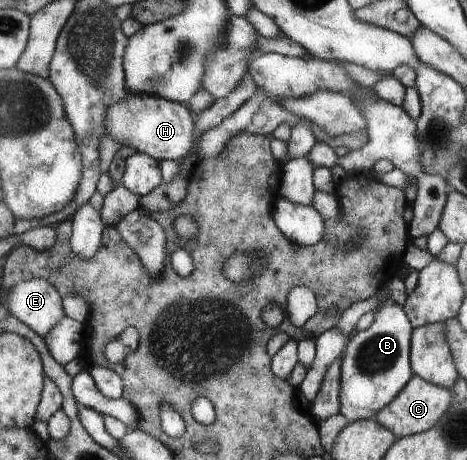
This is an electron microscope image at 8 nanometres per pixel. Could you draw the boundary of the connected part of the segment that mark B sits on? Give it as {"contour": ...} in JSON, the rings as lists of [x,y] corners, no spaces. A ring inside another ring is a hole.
{"contour":[[[386,301],[375,310],[373,324],[351,336],[342,354],[340,414],[348,422],[375,418],[414,379],[410,347],[414,326],[402,306]]]}

